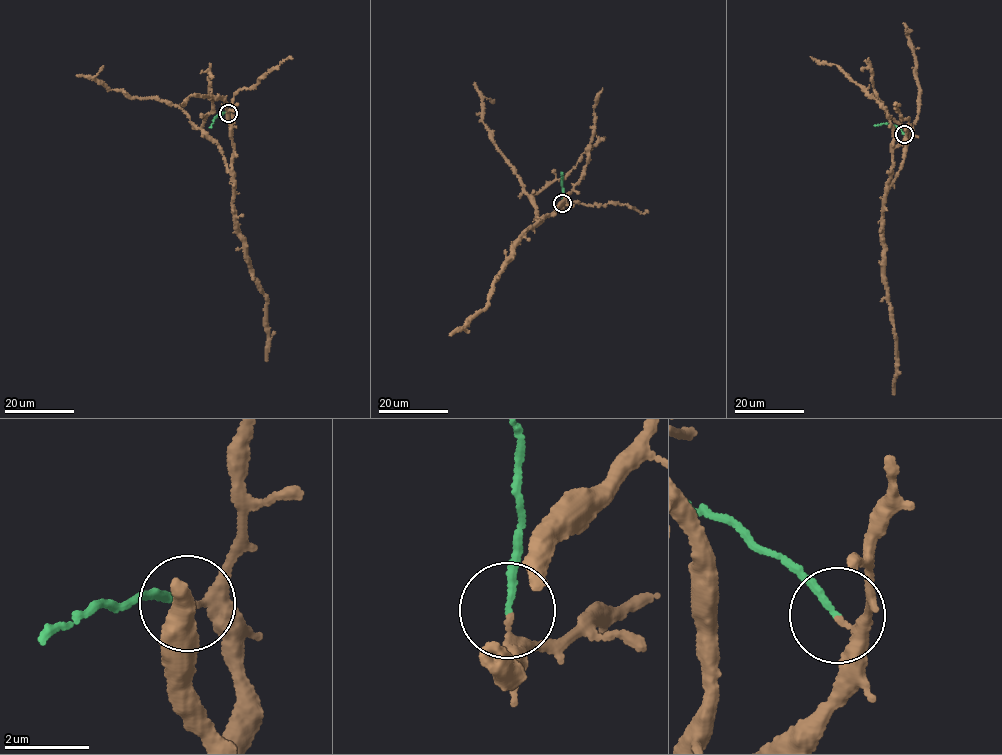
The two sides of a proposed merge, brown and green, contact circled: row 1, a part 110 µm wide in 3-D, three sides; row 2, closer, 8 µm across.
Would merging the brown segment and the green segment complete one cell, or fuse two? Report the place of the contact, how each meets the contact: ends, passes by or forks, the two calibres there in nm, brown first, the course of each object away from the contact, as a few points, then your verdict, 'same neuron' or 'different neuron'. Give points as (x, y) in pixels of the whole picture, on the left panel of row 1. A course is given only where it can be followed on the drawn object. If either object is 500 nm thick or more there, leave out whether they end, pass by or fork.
place (228, 113); brown passes by; green ends; calibres 200 and 150 nm; course brown (229, 113), (234, 146), (234, 217), (250, 275), (265, 297), (266, 361); course green (229, 113), (218, 115), (210, 127); different neuron

